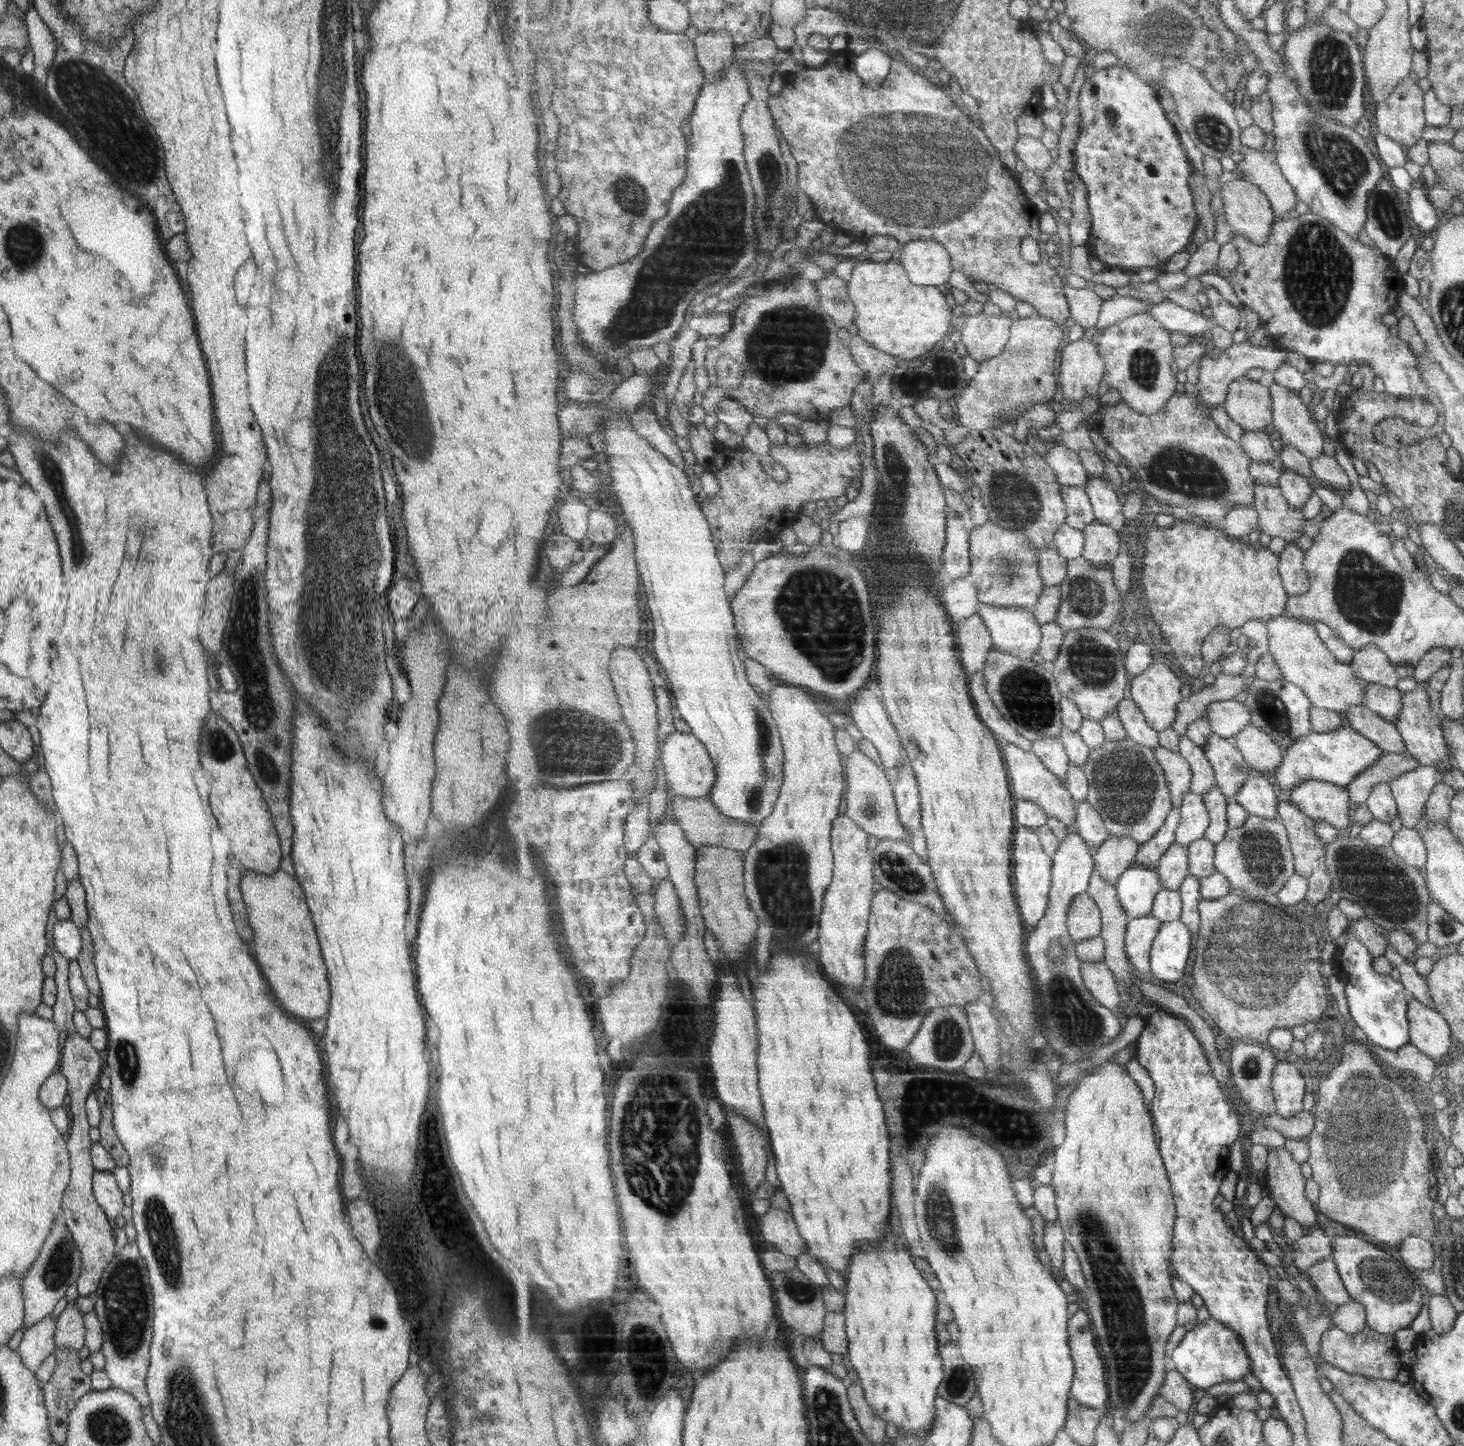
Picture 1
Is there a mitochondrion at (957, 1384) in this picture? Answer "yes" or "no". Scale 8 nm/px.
yes

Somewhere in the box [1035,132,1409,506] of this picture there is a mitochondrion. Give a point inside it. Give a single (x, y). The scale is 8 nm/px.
(1318, 272)

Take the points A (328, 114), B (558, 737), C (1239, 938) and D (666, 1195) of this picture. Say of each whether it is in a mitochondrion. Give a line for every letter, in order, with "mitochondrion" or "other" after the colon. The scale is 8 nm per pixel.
A: mitochondrion
B: mitochondrion
C: mitochondrion
D: mitochondrion

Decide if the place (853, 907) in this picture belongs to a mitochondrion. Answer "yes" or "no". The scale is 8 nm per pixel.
no

